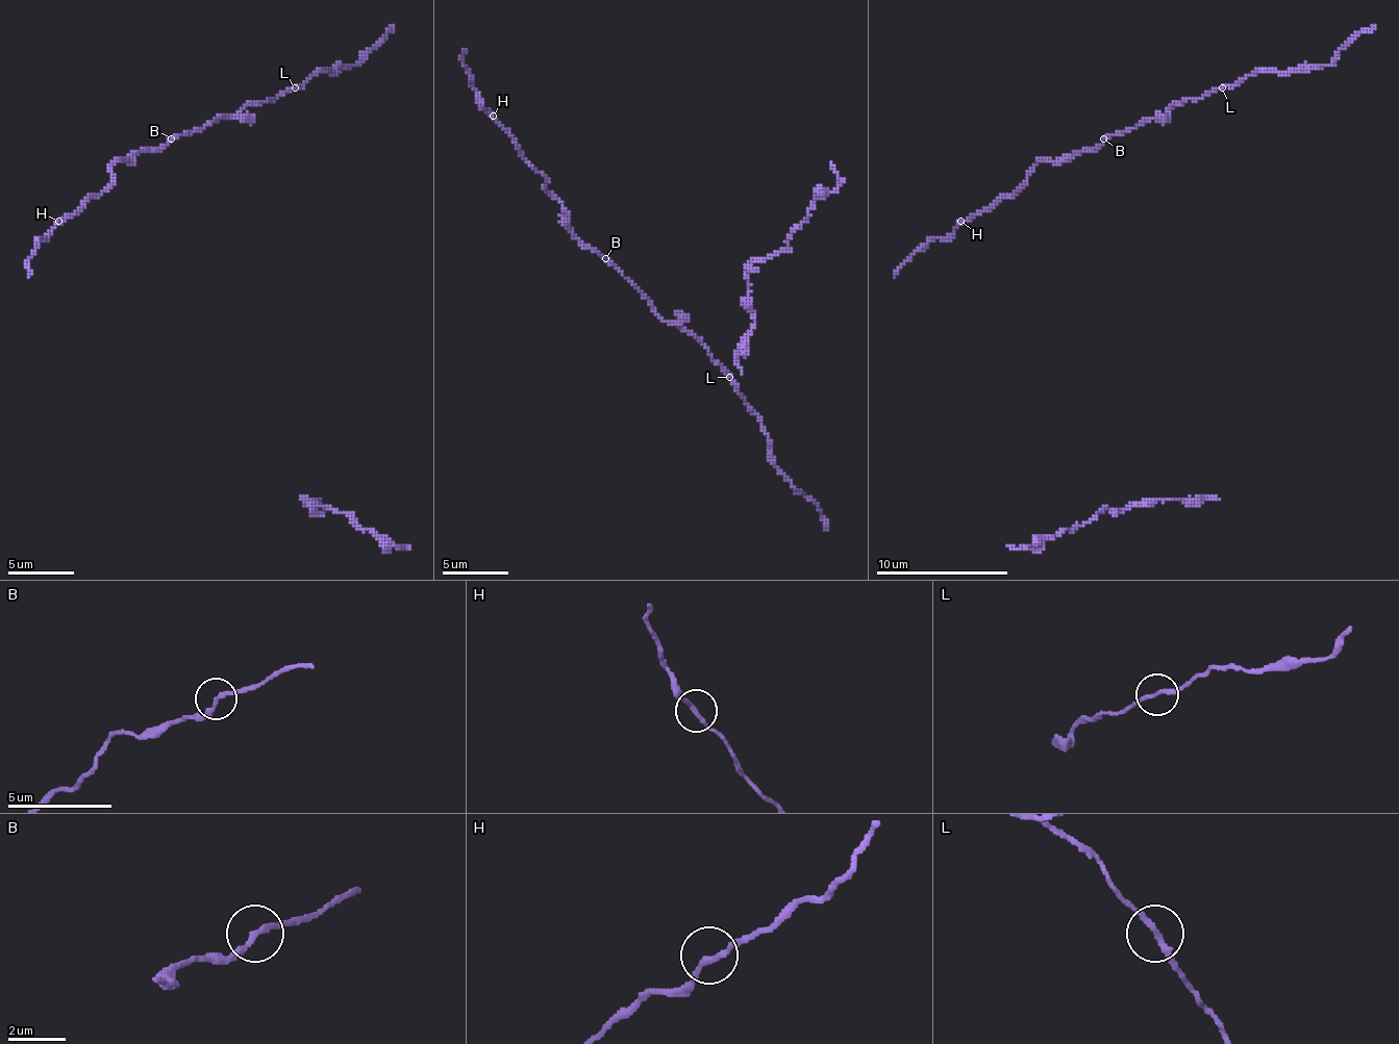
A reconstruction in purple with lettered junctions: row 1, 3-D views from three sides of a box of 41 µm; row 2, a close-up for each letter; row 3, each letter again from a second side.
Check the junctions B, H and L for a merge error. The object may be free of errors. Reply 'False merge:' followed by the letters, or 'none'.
False merge: L

